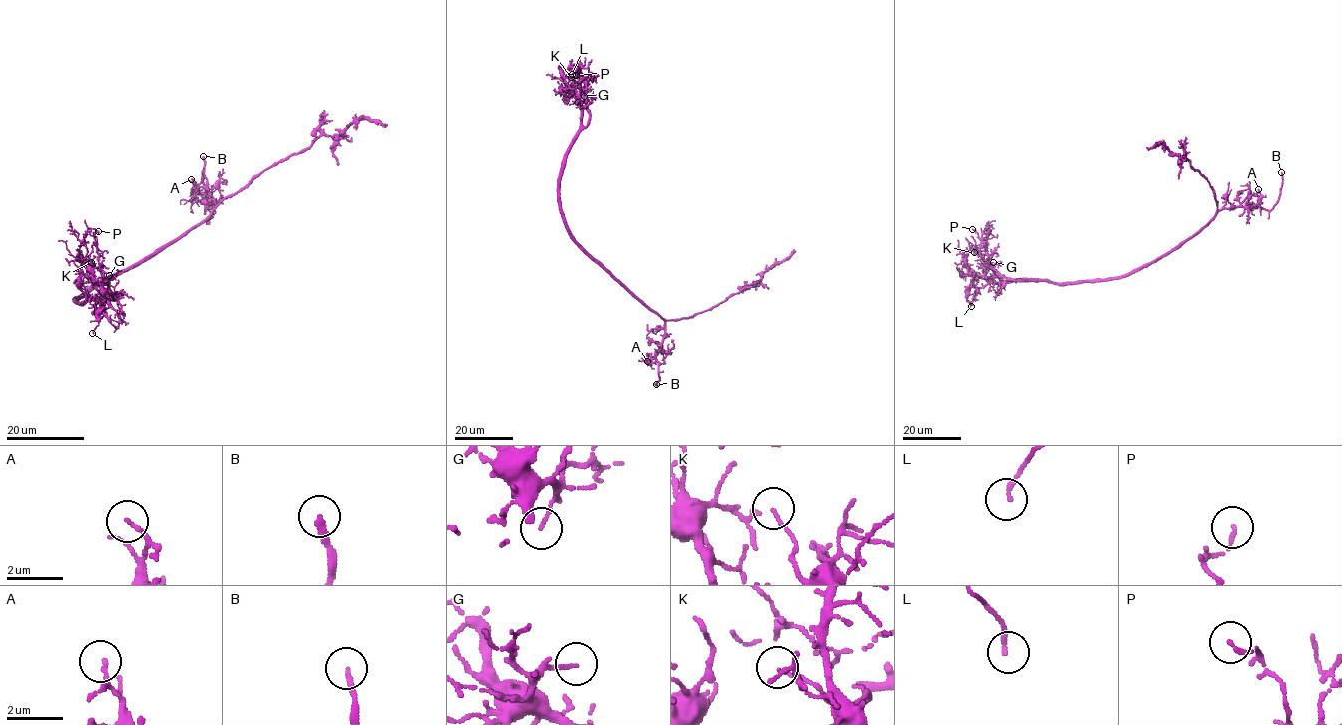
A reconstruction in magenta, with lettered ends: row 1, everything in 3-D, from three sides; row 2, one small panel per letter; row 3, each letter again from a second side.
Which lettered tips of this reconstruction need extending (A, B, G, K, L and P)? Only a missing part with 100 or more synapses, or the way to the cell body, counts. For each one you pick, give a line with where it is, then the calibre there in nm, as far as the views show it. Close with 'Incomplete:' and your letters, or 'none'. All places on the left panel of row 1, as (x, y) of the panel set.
B: (203, 156) | 200 nm
Incomplete: B

